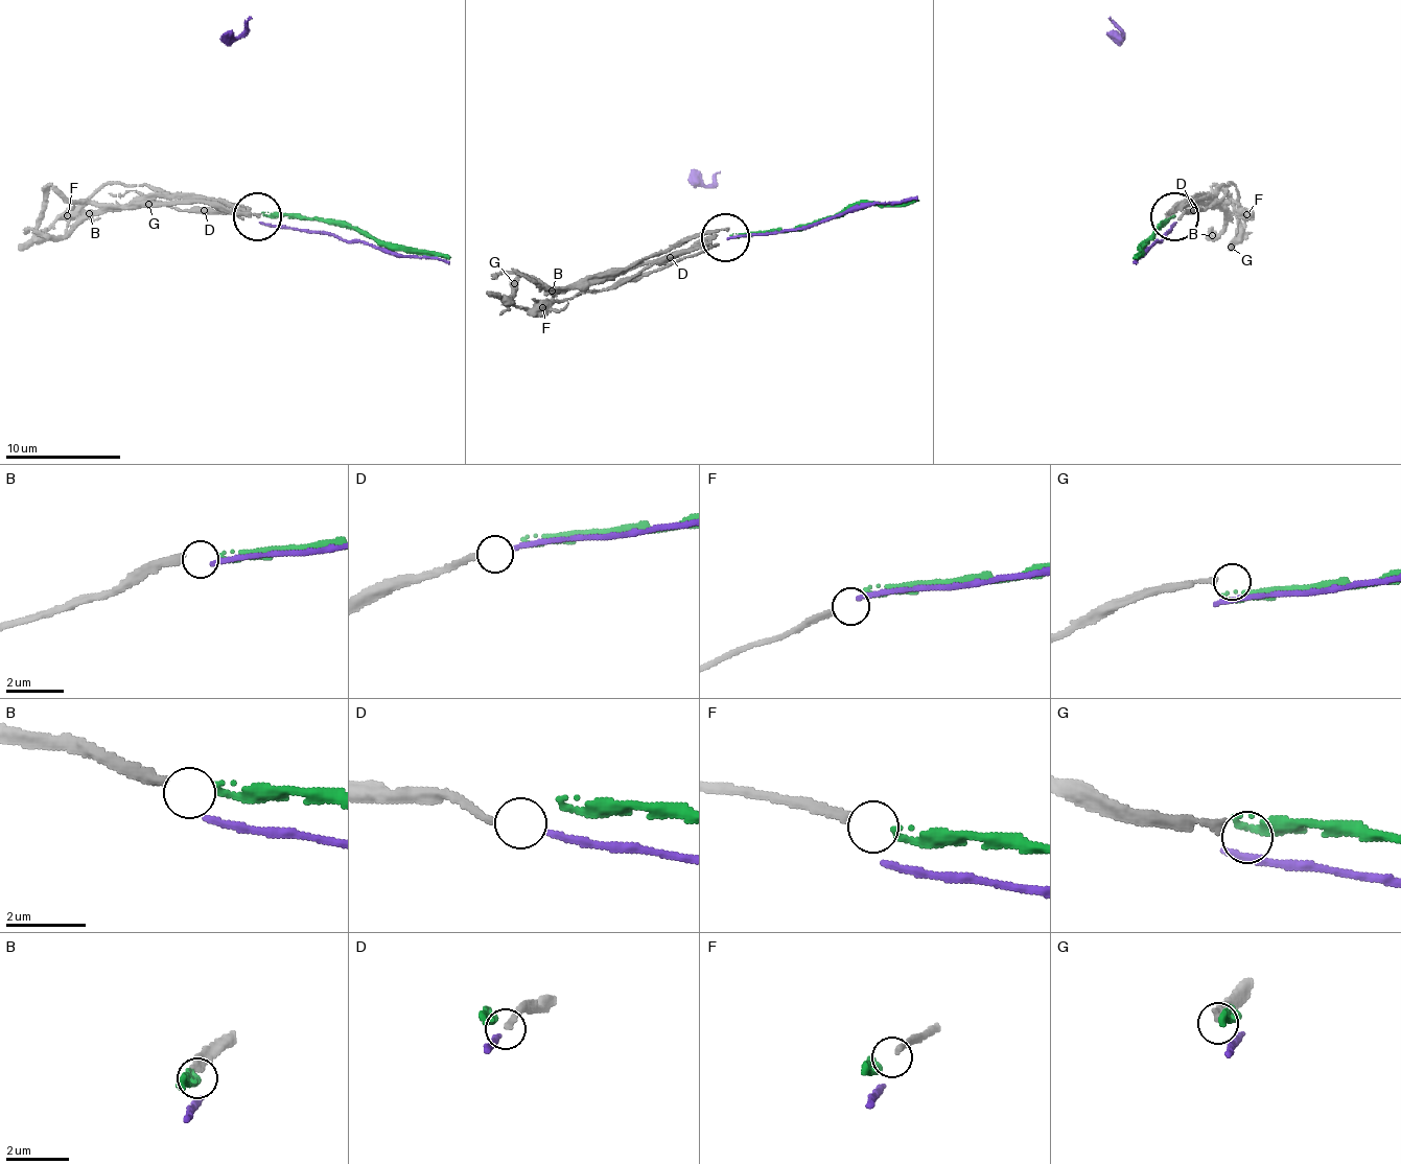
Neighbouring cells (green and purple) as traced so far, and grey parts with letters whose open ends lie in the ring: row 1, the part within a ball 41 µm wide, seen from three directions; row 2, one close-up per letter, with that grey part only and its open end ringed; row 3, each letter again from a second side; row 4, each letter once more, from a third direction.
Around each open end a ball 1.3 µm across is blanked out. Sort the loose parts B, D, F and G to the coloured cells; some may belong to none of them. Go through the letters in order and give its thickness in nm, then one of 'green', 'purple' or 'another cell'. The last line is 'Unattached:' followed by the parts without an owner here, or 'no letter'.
B: calibre 260 nm; green
D: calibre 170 nm; purple
F: calibre 190 nm; another cell
G: calibre 180 nm; another cell
Unattached: F, G

